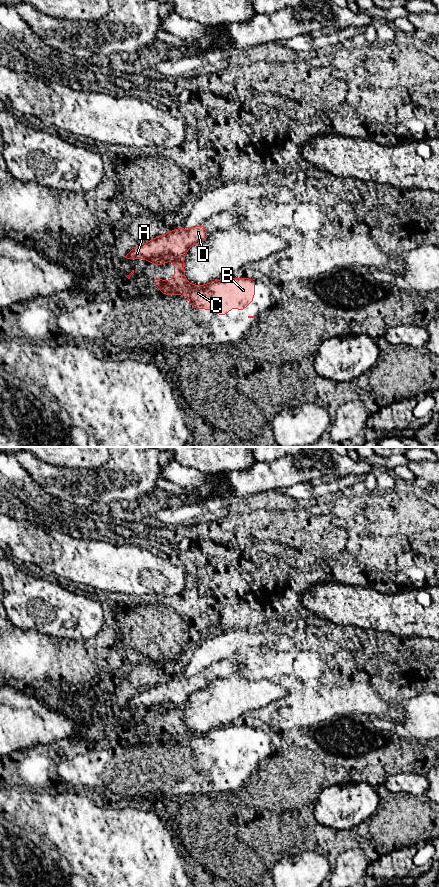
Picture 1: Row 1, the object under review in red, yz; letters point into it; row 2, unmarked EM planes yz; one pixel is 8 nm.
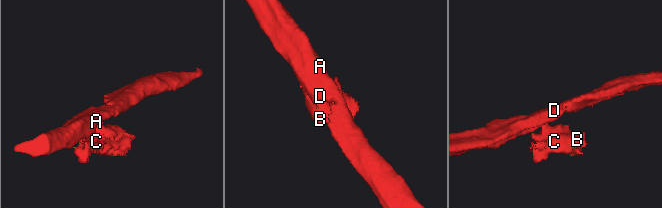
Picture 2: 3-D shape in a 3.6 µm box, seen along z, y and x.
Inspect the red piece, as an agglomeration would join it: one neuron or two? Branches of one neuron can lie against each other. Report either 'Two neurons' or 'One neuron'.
Two neurons

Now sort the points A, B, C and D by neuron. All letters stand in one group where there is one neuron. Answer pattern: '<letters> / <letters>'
A D / B C

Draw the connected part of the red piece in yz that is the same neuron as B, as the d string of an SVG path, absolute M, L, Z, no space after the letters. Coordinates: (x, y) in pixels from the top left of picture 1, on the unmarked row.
M157 725L152 728L164 743L178 743L188 745L188 751L193 752L193 757L213 758L220 764L237 755L239 760L250 753L255 743L256 729L246 725L221 727L209 730L206 733L193 733L186 726L182 731L175 727L165 730Z

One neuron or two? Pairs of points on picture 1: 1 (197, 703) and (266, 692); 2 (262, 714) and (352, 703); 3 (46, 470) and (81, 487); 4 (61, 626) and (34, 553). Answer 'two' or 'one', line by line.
1: one
2: one
3: one
4: two

